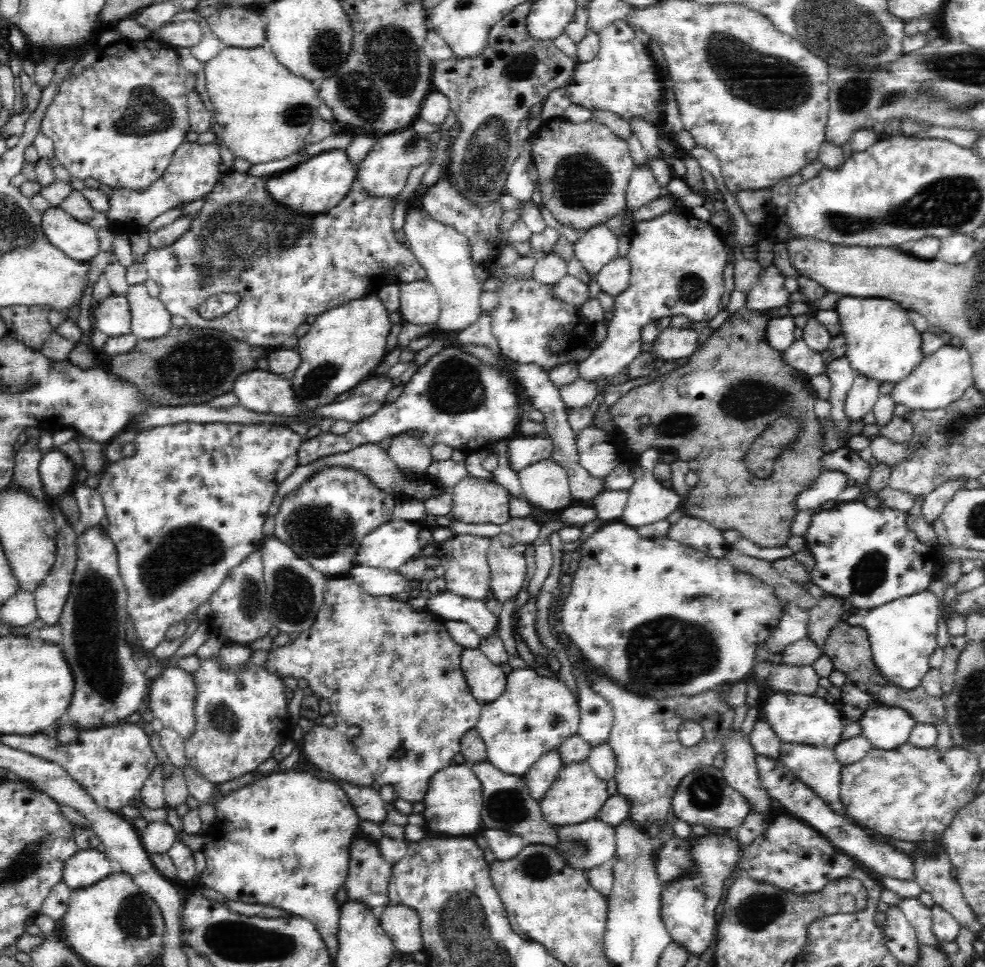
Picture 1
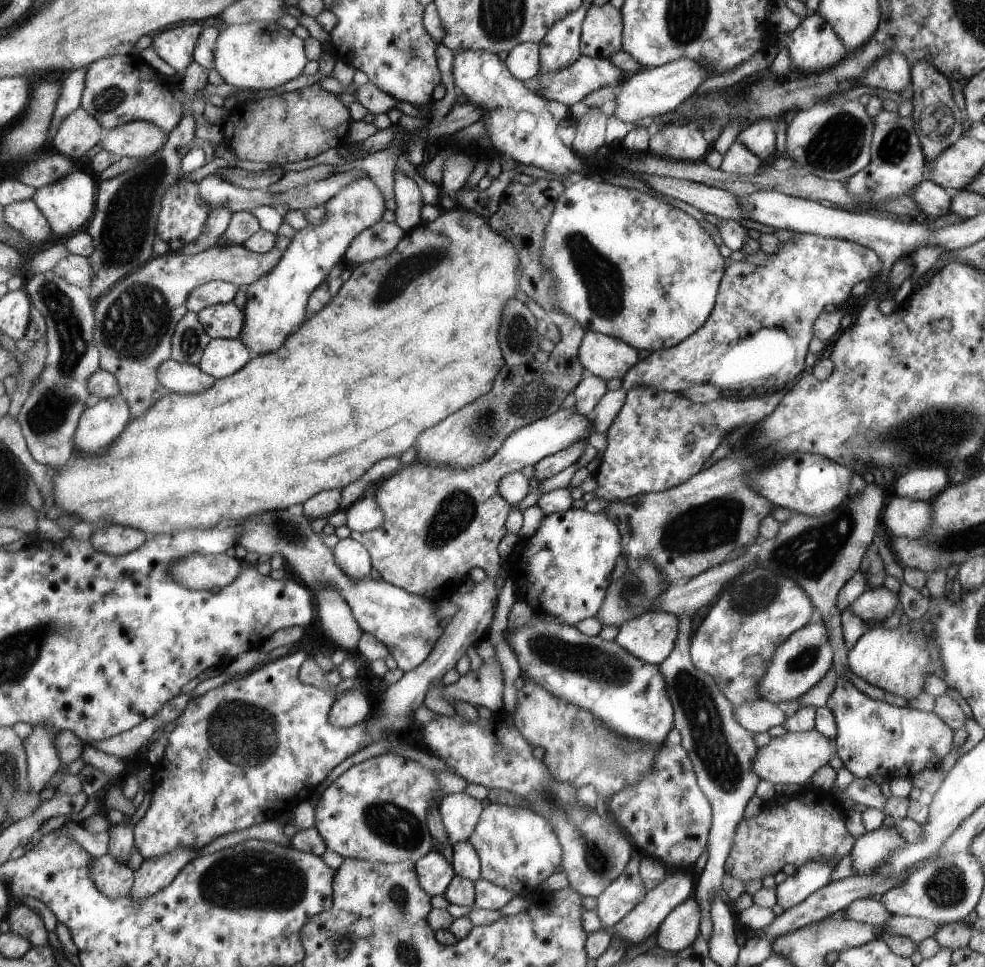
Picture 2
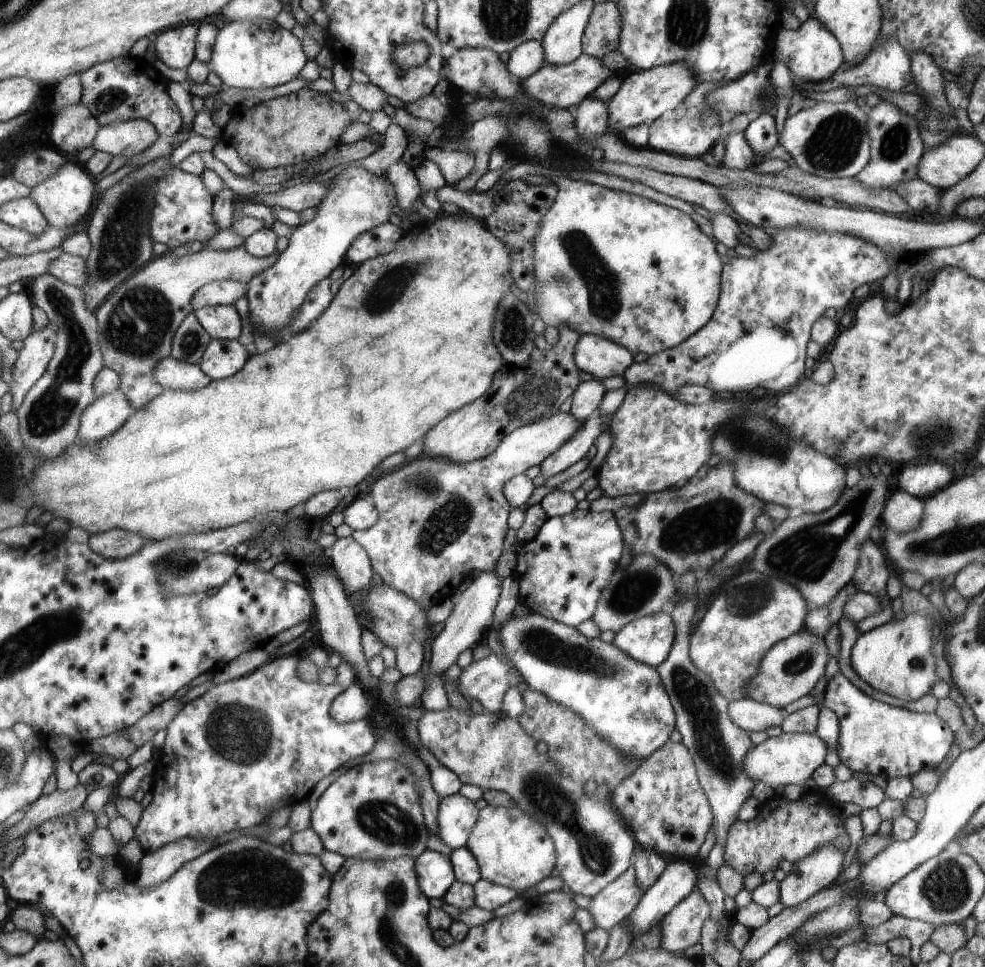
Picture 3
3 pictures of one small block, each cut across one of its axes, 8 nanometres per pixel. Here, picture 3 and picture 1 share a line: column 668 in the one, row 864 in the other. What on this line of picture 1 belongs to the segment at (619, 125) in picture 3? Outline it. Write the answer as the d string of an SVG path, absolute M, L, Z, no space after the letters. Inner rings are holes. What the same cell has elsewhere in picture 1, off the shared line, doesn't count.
M84 849L65 860L62 881L71 890L76 890L88 888L112 873L110 861L106 859L105 853L100 853L96 849Z

